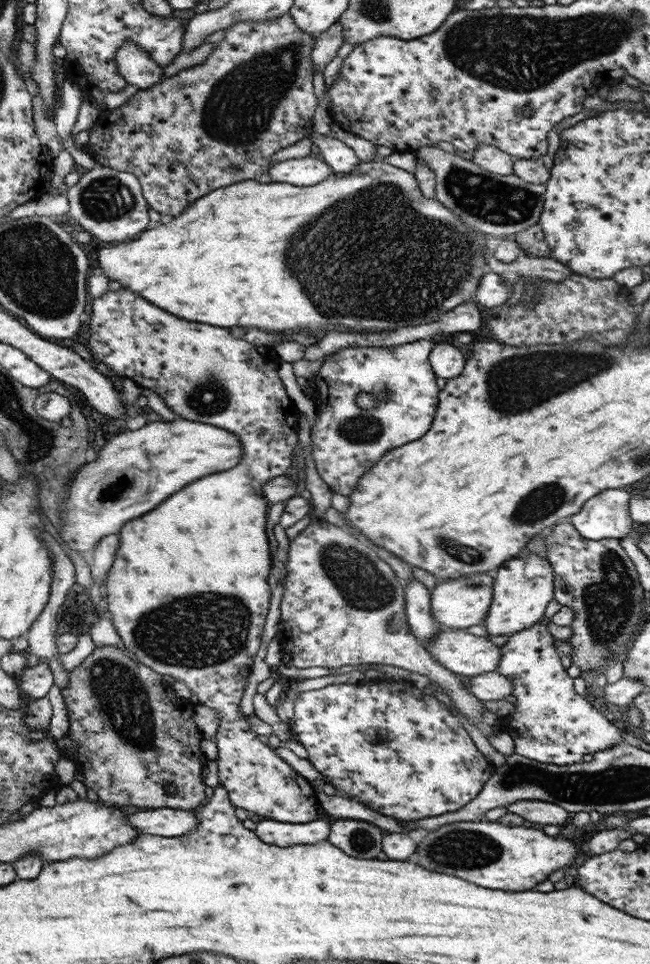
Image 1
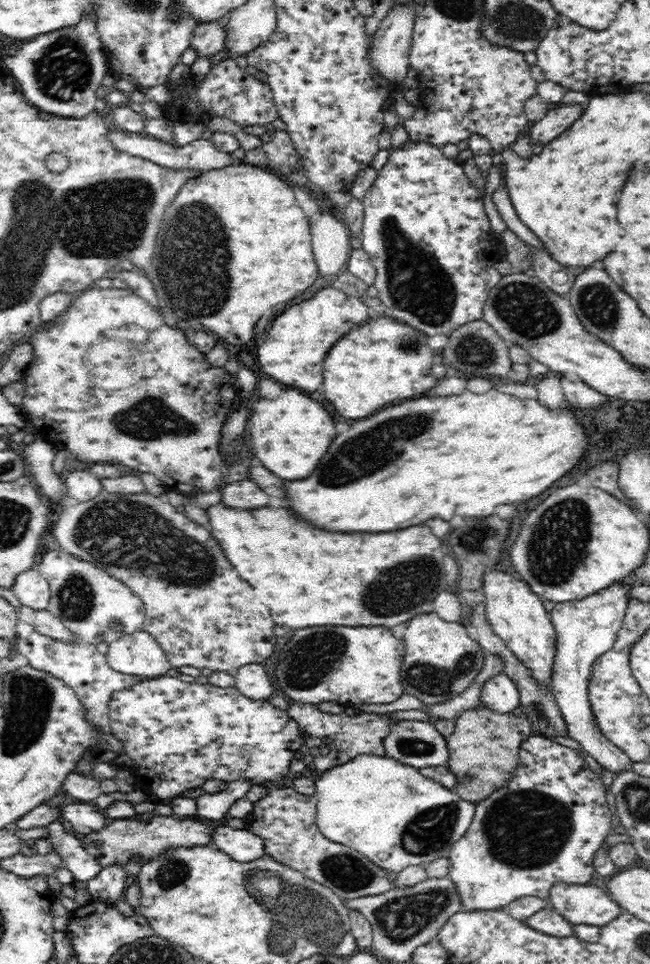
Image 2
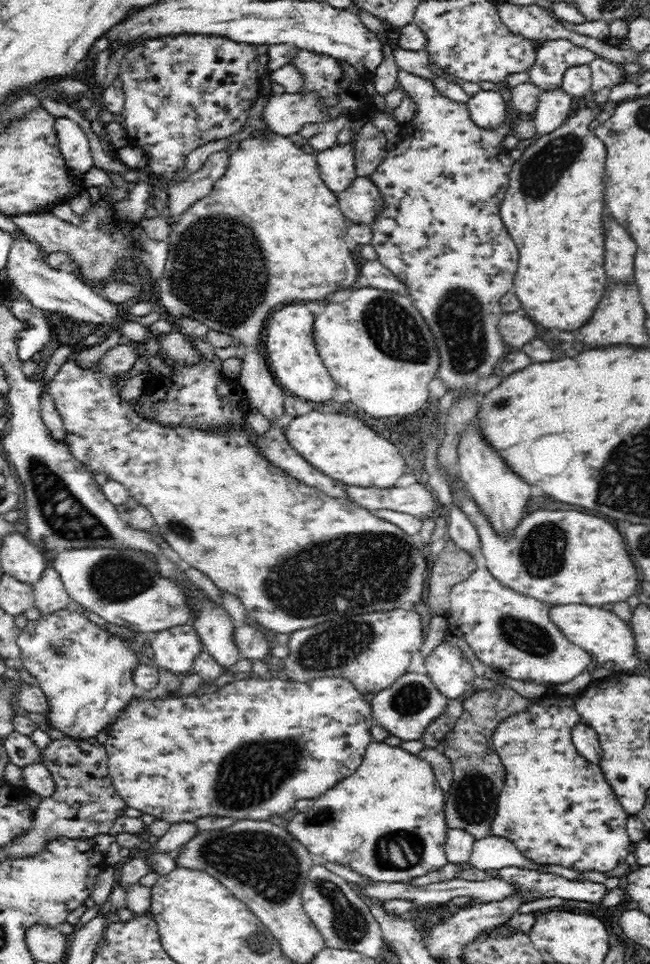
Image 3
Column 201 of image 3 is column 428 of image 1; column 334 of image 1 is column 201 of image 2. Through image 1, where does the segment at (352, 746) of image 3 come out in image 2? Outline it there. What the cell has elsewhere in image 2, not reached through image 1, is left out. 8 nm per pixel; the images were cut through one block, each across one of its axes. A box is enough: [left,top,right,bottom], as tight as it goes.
[108,672,306,802]

